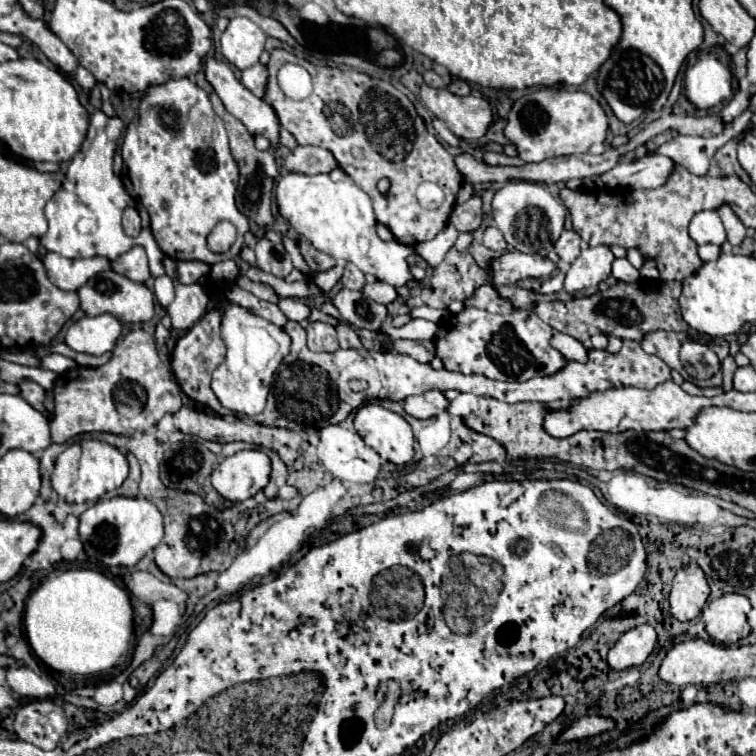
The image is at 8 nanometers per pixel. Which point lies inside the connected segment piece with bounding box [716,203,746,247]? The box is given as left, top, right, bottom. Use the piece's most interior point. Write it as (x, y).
(736, 232)

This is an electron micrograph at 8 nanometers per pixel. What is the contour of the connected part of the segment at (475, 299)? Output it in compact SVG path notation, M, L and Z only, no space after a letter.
M490 285L478 287L474 291L474 295L468 297L466 305L486 309L486 311L492 311L492 313L510 313L512 311L512 305L506 299L502 299Z

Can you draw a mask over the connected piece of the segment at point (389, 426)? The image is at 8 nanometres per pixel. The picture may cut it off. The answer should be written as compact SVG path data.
M368 403L358 409L354 427L384 461L404 465L414 459L412 427L402 415L378 403Z

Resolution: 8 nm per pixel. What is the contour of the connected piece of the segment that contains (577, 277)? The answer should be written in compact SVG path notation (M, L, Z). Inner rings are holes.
M588 247L584 249L578 259L570 265L564 281L564 291L574 293L588 287L598 285L600 281L606 281L610 275L614 255L608 247Z

